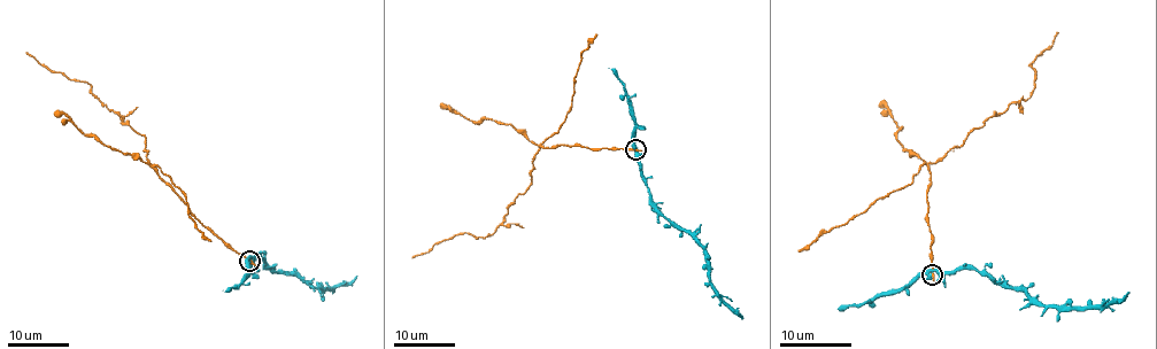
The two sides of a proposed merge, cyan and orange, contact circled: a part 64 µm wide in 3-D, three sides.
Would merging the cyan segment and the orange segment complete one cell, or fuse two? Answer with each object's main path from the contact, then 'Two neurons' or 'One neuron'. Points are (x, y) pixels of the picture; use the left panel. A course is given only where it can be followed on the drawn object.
Course of cyan: (249, 261), (255, 256), (277, 271), (297, 273), (309, 284), (323, 288), (347, 285), (356, 276). Course of orange: (249, 261), (191, 211), (146, 156), (145, 137), (105, 106), (90, 84), (49, 70), (27, 52). Two neurons

